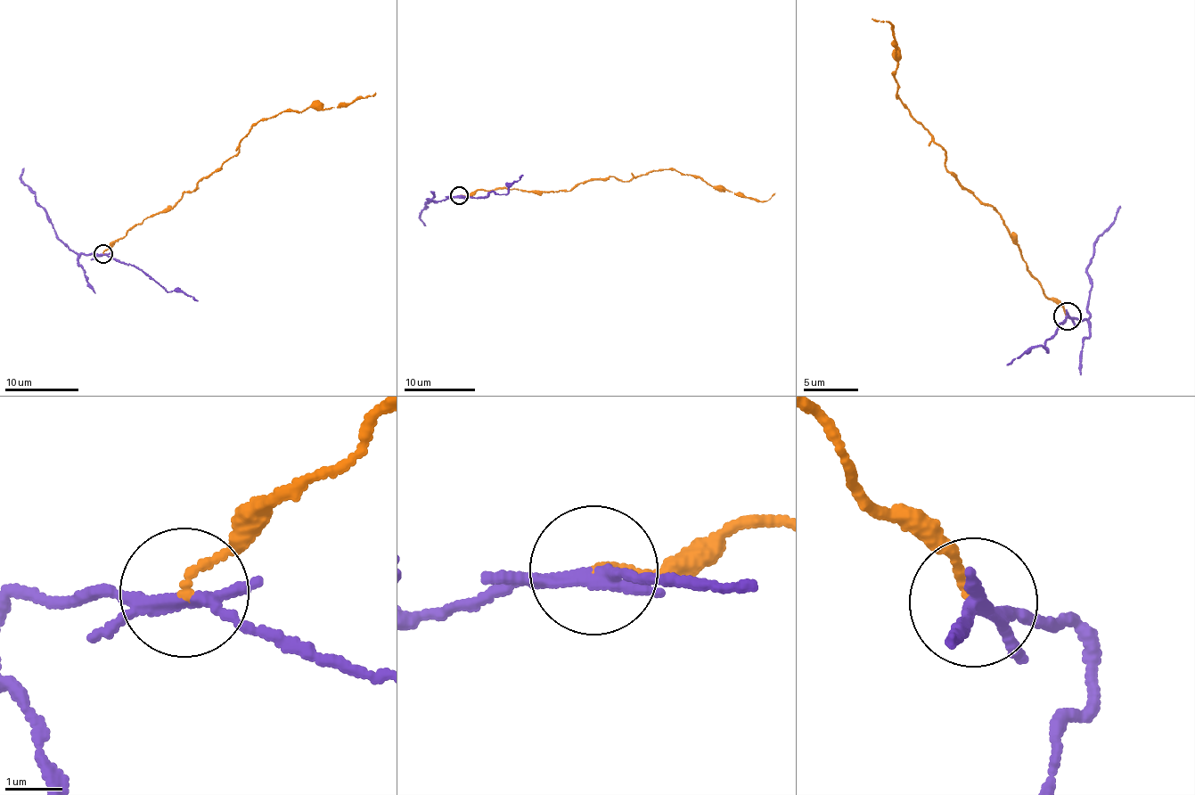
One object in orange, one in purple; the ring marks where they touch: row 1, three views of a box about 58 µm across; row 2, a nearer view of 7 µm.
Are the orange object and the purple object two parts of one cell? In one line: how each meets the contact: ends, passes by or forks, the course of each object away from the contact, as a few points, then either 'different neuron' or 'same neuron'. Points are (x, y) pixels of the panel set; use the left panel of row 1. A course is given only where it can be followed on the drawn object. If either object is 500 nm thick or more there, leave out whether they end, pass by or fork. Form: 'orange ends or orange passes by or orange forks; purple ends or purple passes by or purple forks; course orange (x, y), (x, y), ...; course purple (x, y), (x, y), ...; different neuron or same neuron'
orange ends; purple forks; course orange (103, 253), (127, 229), (171, 208), (184, 192), (220, 170), (260, 119), (342, 106), (374, 92); course purple (102, 253), (77, 255), (57, 235), (45, 208), (20, 176), (24, 168); different neuron

